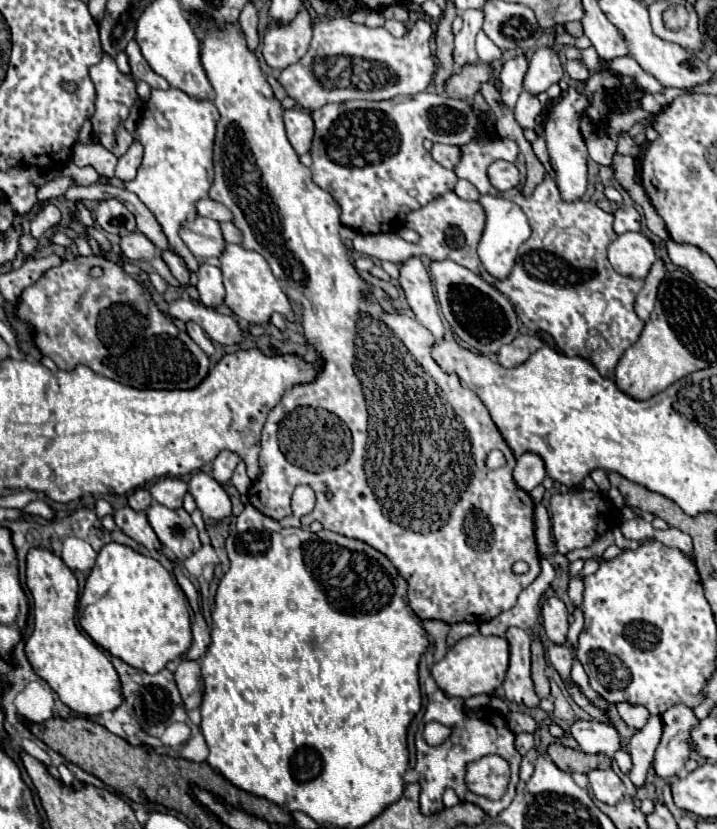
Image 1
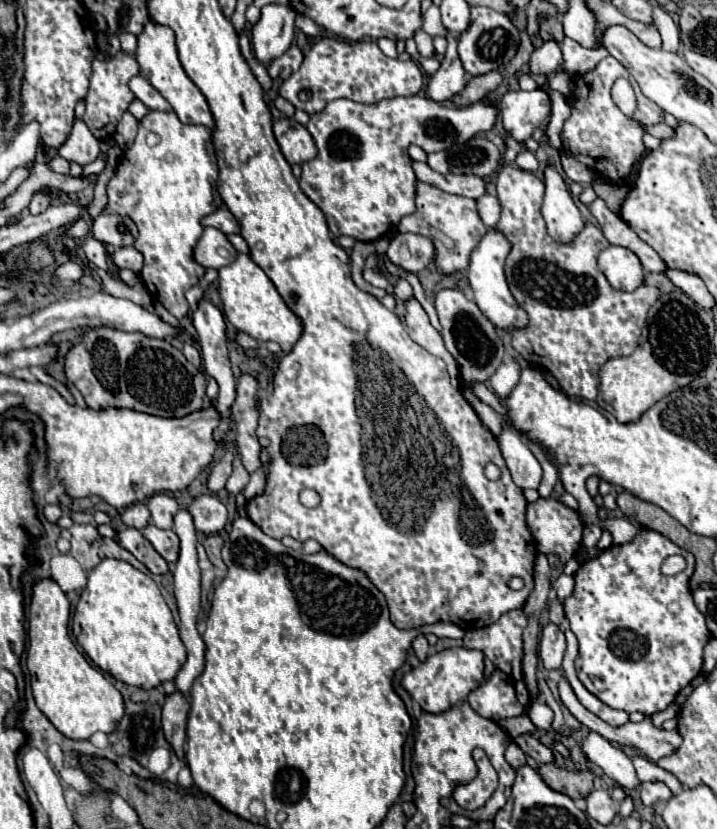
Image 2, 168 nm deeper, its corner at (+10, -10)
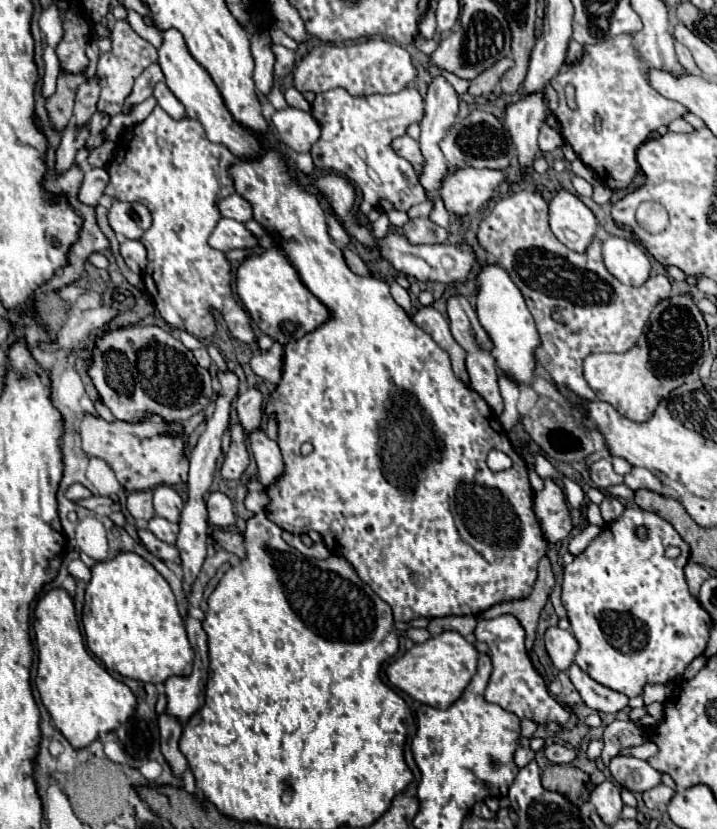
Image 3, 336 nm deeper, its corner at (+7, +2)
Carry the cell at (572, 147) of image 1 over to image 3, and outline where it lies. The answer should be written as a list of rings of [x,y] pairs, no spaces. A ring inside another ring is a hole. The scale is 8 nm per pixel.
[[[559,189],[549,203],[549,223],[555,237],[577,253],[585,253],[599,227],[591,209],[565,189]]]

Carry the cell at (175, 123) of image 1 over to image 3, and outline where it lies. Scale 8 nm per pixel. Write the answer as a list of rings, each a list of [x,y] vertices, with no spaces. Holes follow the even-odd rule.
[[[159,105],[151,111],[151,115],[145,121],[133,125],[133,129],[131,131],[127,129],[123,135],[127,137],[121,137],[117,141],[115,151],[125,151],[125,153],[115,153],[113,159],[109,161],[111,181],[105,189],[105,195],[115,197],[119,201],[141,201],[153,215],[153,225],[149,231],[143,233],[141,243],[147,247],[147,259],[149,259],[147,275],[155,283],[155,291],[151,295],[155,309],[171,327],[185,329],[197,339],[213,337],[215,333],[213,311],[219,311],[223,315],[223,321],[227,323],[229,333],[237,341],[245,345],[253,345],[255,331],[251,327],[251,317],[247,315],[243,305],[233,297],[231,263],[227,261],[223,251],[217,251],[207,243],[211,231],[221,219],[221,213],[217,209],[219,189],[221,189],[217,179],[219,160],[228,168],[237,162],[237,158],[226,147],[211,143],[205,137],[205,131],[199,121],[195,119],[175,121]]]

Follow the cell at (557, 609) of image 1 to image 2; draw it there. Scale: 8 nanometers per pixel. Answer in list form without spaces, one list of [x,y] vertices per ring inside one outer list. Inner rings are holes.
[[[546,623],[542,627],[540,633],[540,647],[538,647],[538,655],[544,663],[546,669],[558,669],[562,665],[562,657],[566,651],[566,639],[564,633],[554,625],[554,623]]]

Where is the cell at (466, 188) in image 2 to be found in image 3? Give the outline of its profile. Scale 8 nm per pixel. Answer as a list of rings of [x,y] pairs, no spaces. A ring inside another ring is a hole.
[[[401,135],[401,137],[393,139],[393,141],[391,141],[391,147],[393,147],[393,151],[395,151],[399,157],[407,159],[413,167],[419,167],[419,165],[421,165],[423,157],[421,157],[419,145],[417,145],[417,141],[411,139],[409,135]]]

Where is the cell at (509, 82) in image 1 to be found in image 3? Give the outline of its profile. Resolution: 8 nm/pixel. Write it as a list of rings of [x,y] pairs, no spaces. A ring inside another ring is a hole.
[[[413,87],[395,95],[369,97],[351,97],[345,89],[331,89],[315,97],[313,117],[321,127],[321,137],[311,147],[311,157],[319,169],[341,173],[359,187],[363,215],[367,215],[379,199],[391,201],[399,211],[409,211],[413,205],[427,199],[411,163],[397,157],[389,145],[395,137],[405,135],[411,123],[421,121],[423,107],[423,99]]]

